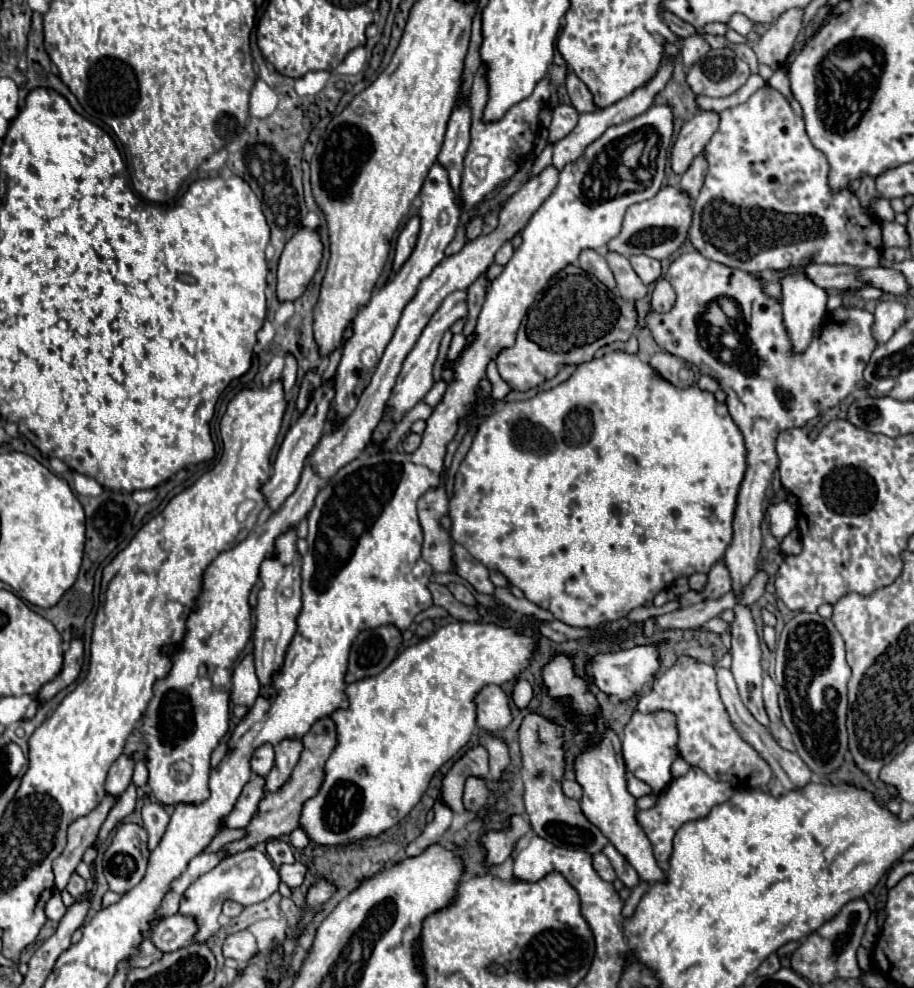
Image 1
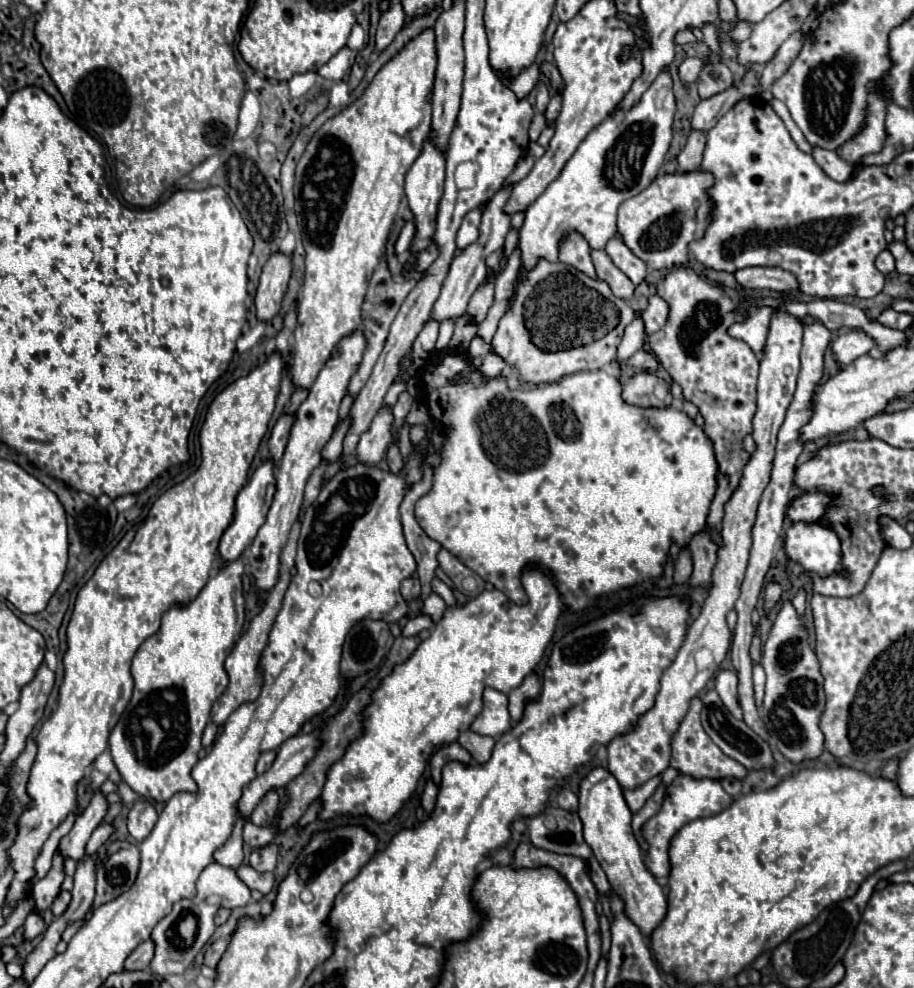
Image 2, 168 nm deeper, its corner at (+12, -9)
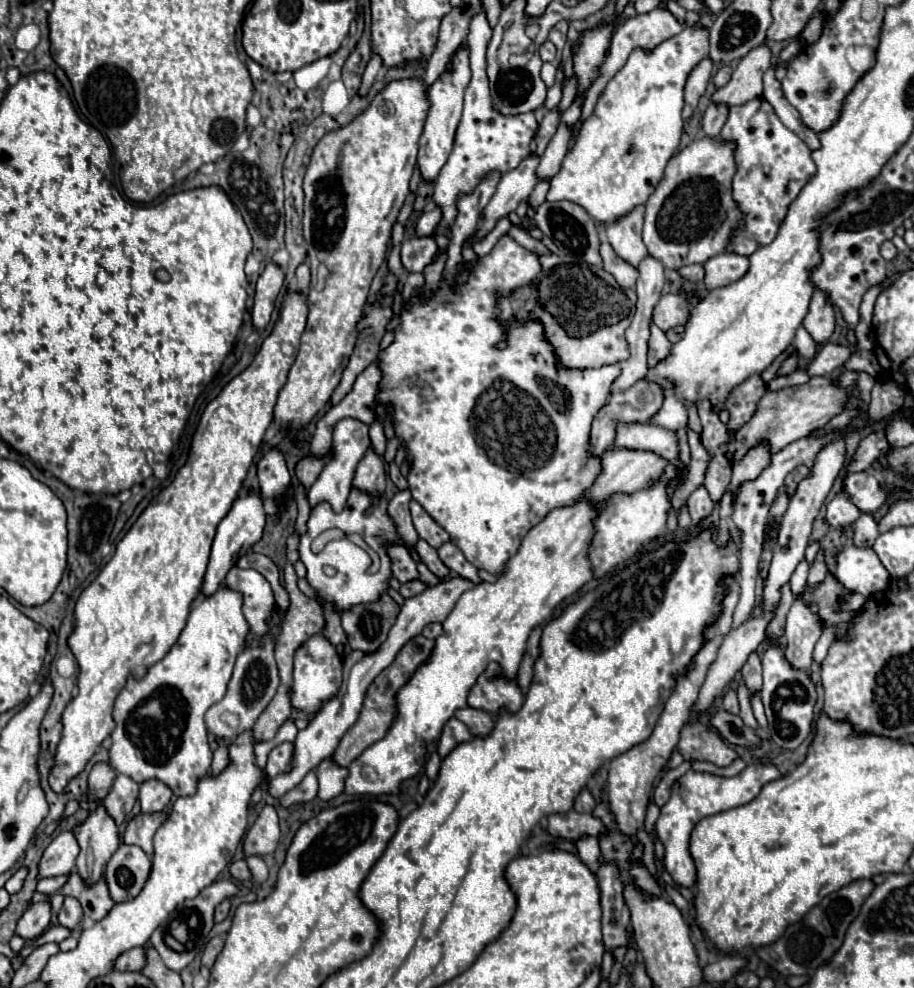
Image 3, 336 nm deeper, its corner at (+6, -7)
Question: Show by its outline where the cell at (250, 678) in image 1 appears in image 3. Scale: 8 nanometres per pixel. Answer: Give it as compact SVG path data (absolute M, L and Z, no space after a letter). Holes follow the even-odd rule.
M277 611L271 615L269 619L269 625L271 625L271 631L263 637L263 647L245 647L237 661L235 661L235 669L233 669L233 675L227 683L227 693L225 697L215 703L213 707L209 707L209 711L205 713L205 725L207 725L207 731L213 733L217 739L223 739L223 737L235 737L235 735L241 735L243 731L251 729L253 723L257 721L257 717L263 713L263 709L269 705L269 701L273 699L277 687L279 687L279 673L277 673L277 663L275 663L275 657L273 657L273 647L275 647L275 639L281 631L281 621L283 621L283 615ZM225 713L233 713L237 715L237 725L231 727L227 725L221 717Z

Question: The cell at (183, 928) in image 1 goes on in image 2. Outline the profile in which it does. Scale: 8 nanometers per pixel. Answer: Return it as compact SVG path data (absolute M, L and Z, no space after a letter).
M143 941L125 961L125 971L137 971L137 969L147 969L151 959L153 959L153 941Z

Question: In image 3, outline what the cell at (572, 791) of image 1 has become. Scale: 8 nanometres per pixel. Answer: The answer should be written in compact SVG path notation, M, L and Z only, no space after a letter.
M583 789L581 793L579 793L579 797L575 799L575 811L579 811L579 813L591 813L593 809L595 809L595 805L597 805L597 801L593 799L593 795L589 793L589 789Z

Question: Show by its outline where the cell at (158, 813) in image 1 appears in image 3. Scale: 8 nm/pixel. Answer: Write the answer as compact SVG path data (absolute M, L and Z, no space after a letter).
M149 779L141 785L139 791L139 801L141 801L141 811L143 813L153 813L153 811L163 811L171 799L171 789L157 781L157 779Z

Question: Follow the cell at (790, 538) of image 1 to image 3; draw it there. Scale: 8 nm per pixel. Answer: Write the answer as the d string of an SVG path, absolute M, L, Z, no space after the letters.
M847 545L837 553L835 577L851 591L861 593L863 597L871 597L891 583L891 577L873 549L859 549L855 545Z

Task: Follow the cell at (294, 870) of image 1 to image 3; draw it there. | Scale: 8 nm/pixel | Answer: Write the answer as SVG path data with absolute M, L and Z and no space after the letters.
M245 859L233 861L233 863L229 865L229 875L231 875L235 881L247 881L247 879L251 879L251 873L249 873L249 869L247 869Z

